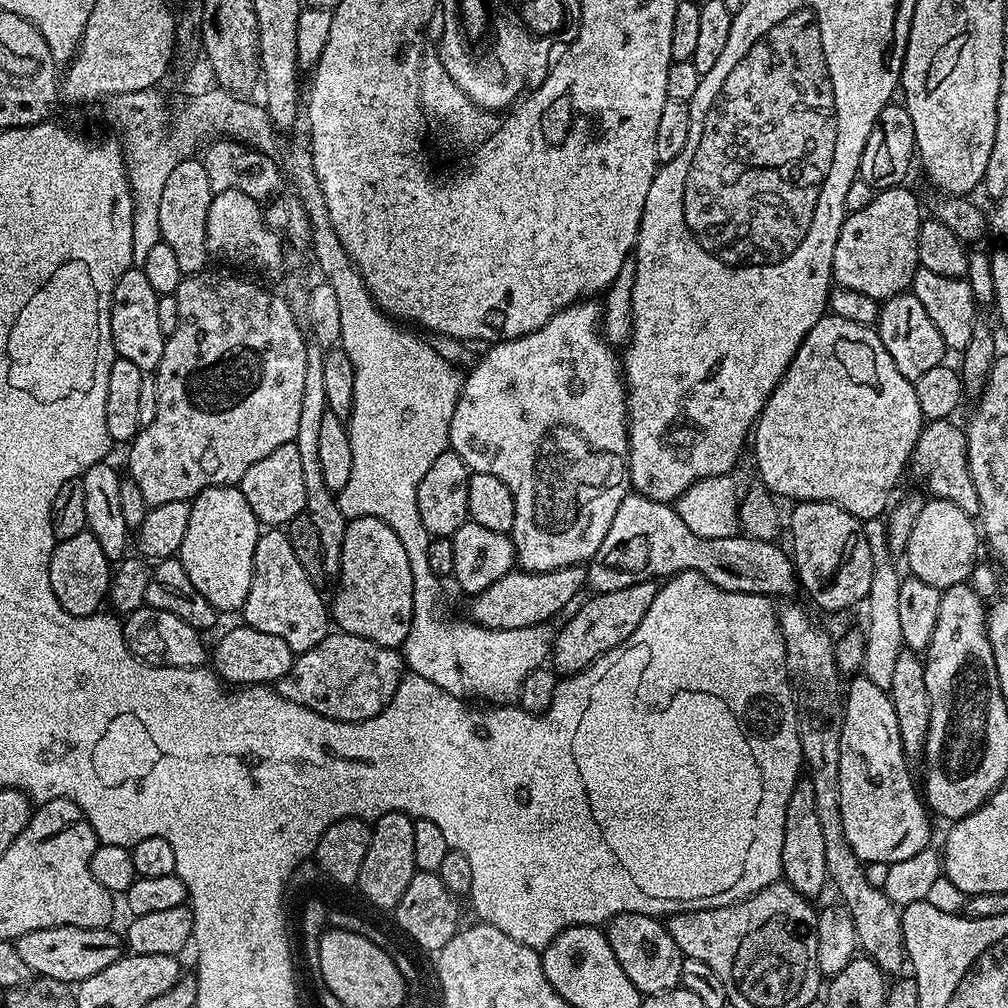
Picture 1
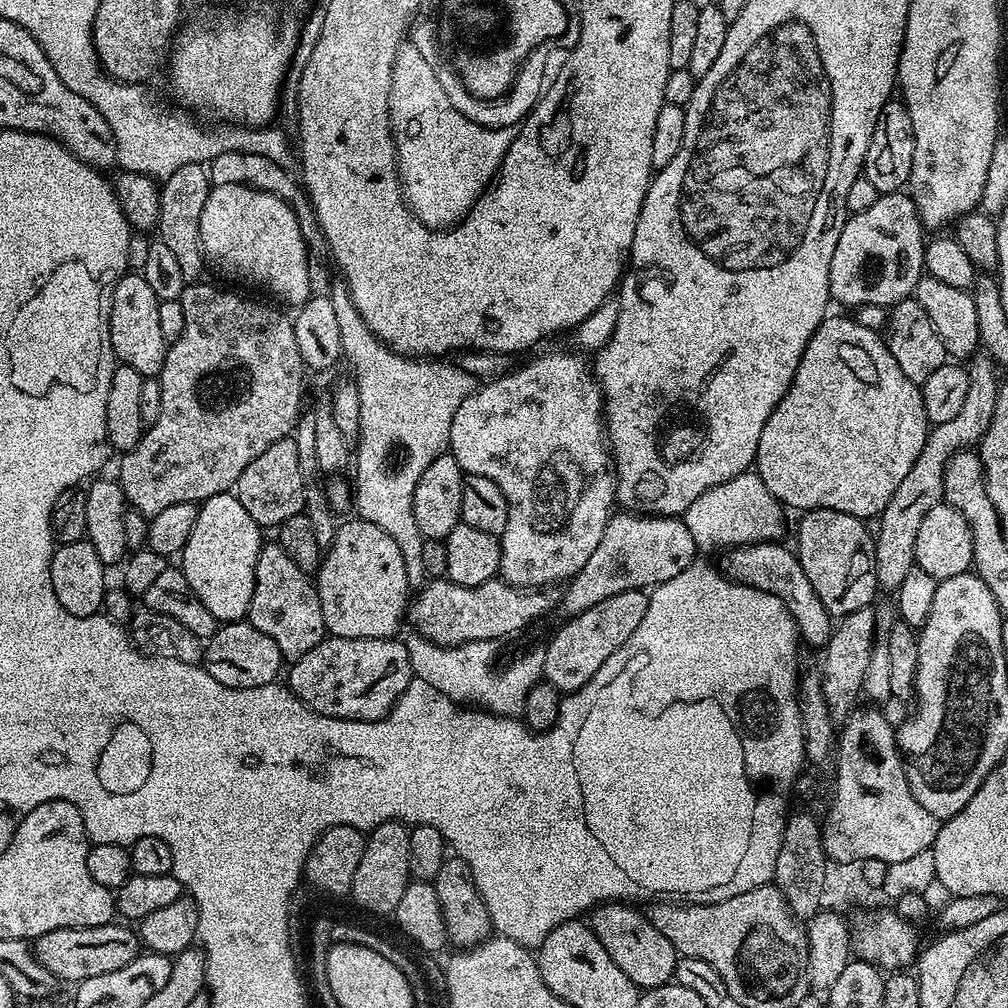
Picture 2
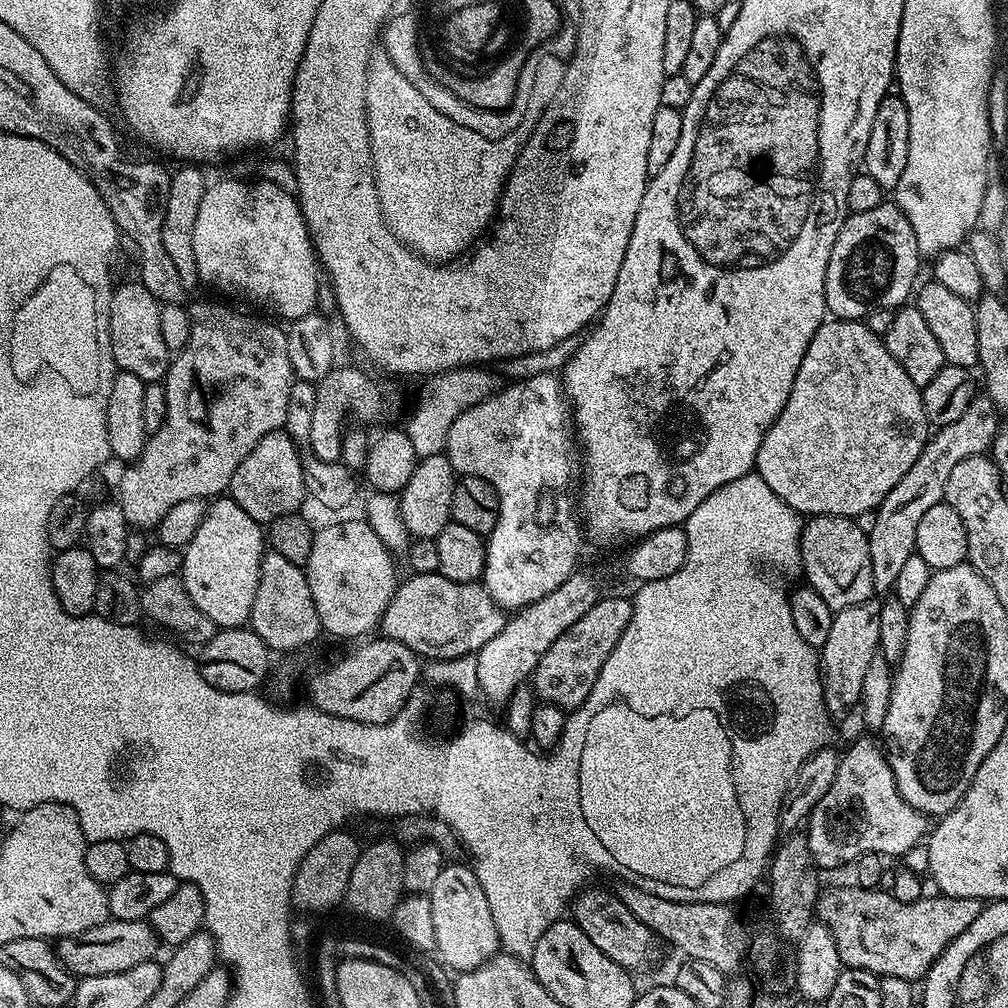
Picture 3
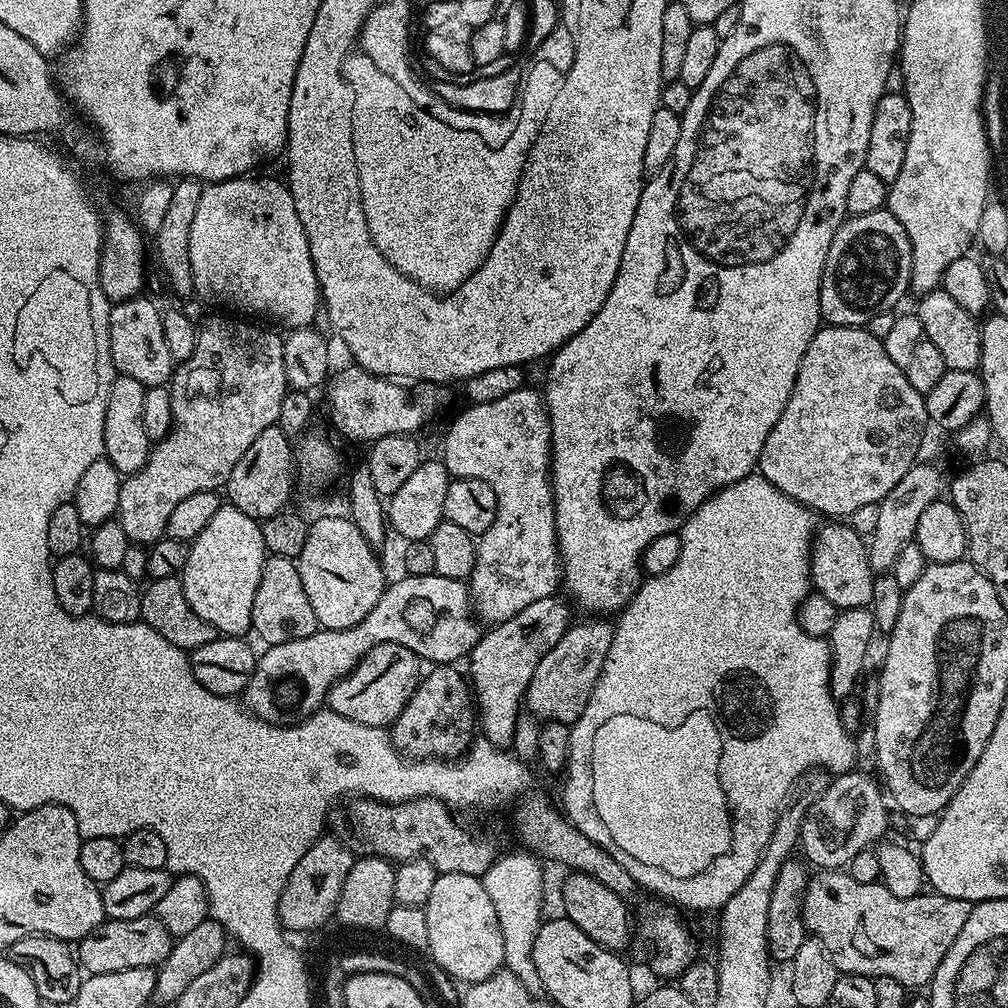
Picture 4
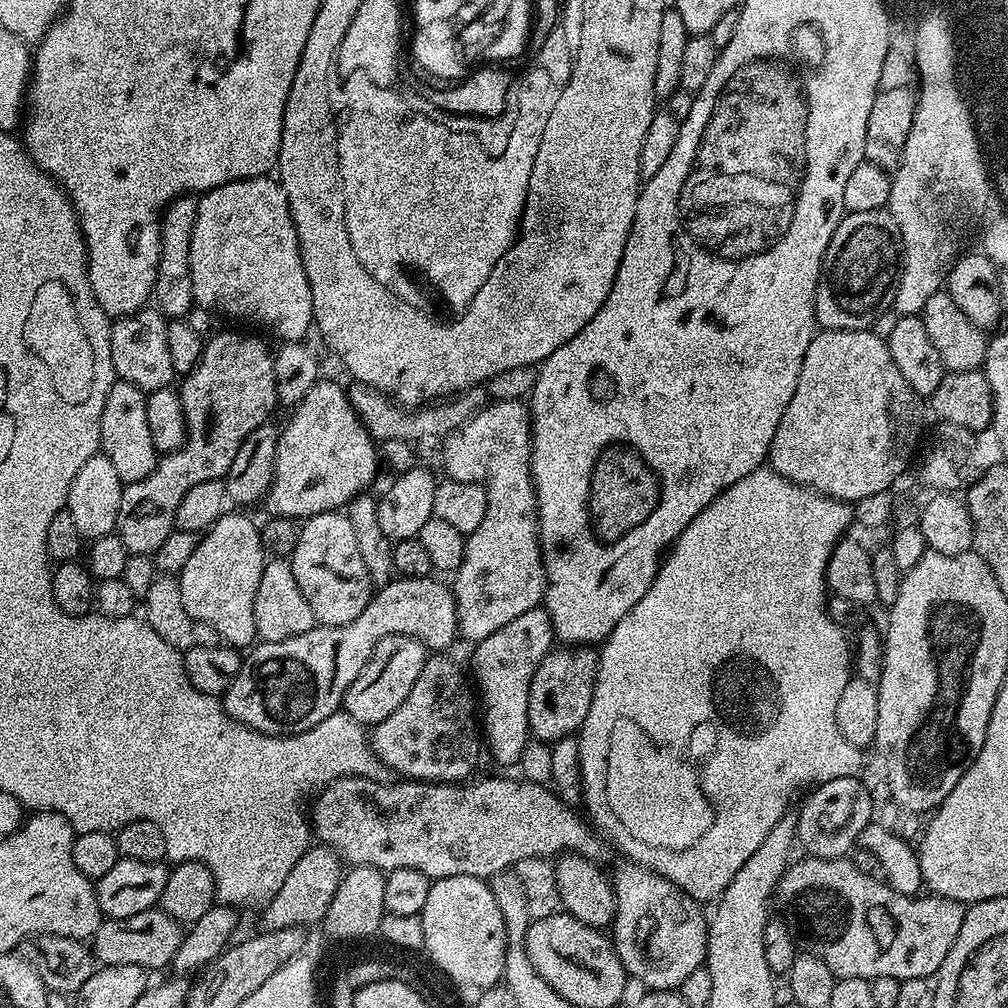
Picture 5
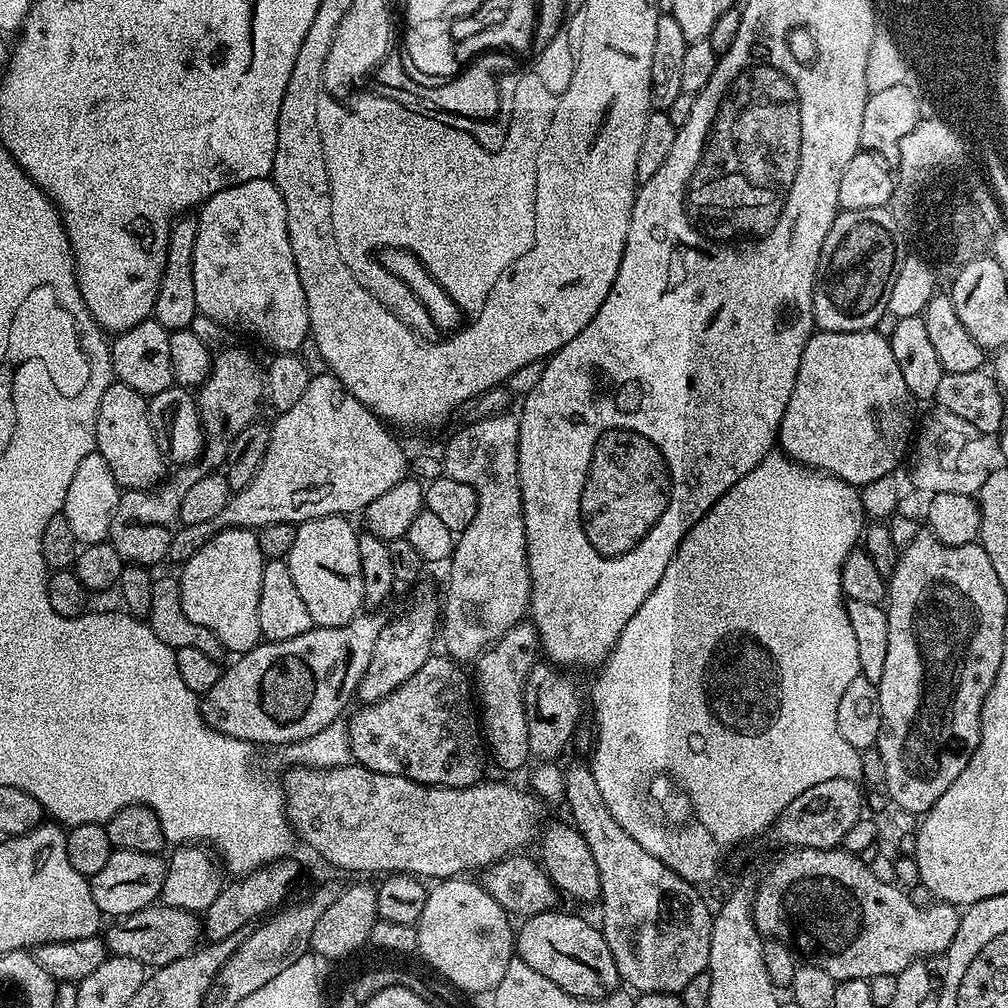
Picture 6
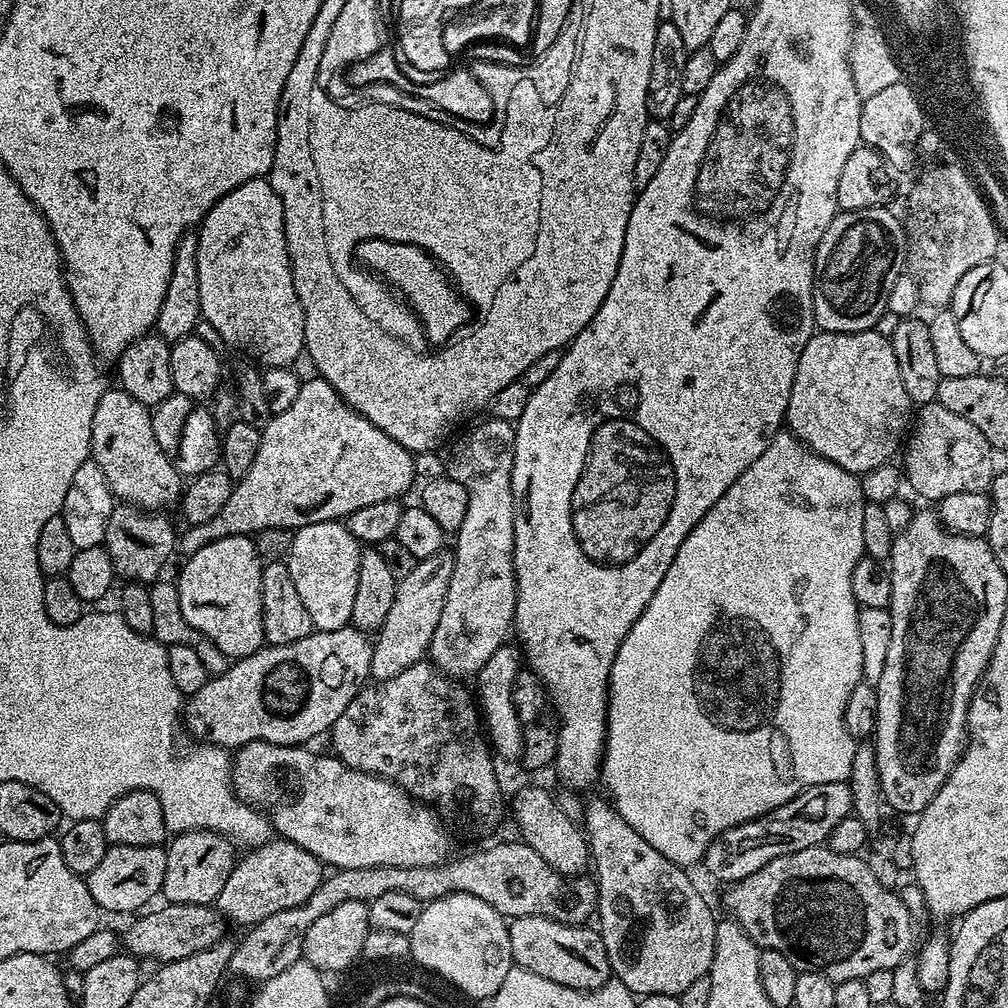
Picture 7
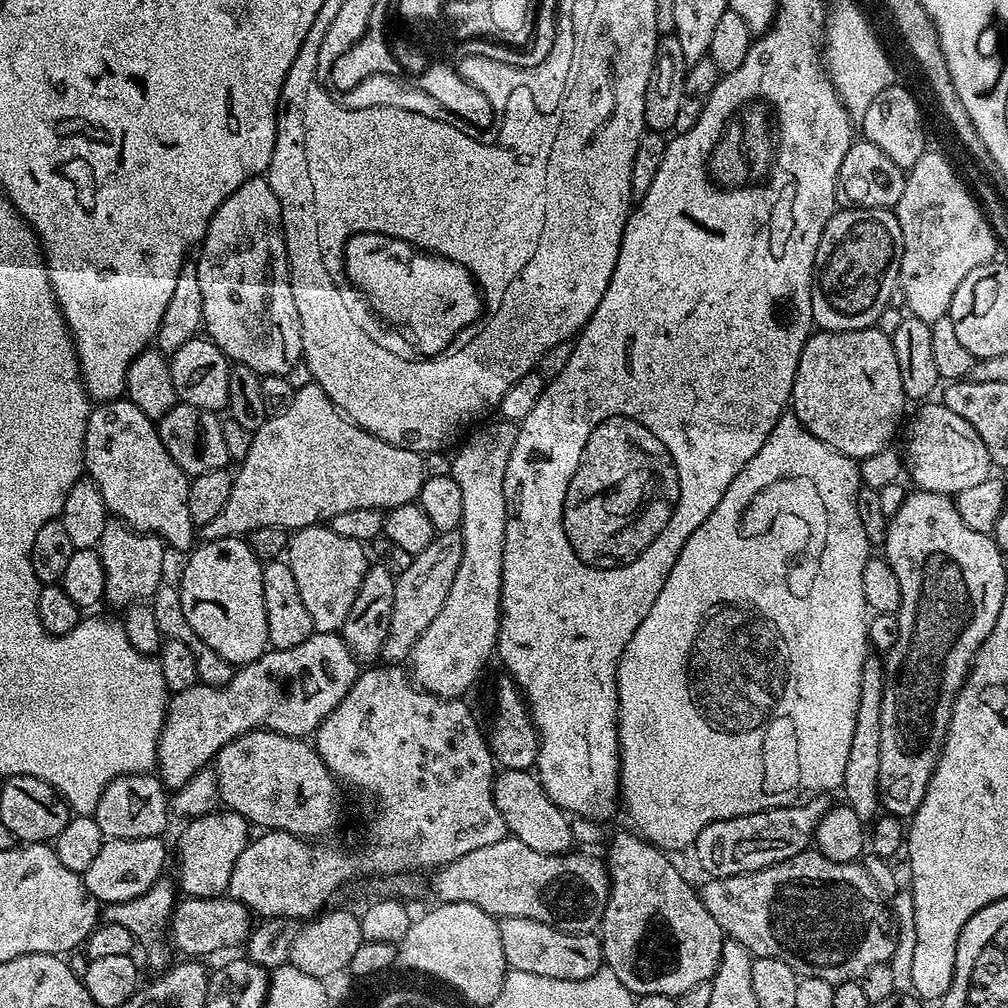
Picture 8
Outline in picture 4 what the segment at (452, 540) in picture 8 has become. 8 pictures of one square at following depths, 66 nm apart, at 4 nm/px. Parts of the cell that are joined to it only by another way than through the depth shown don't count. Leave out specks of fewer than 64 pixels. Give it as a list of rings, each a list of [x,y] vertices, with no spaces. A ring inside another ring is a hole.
[[[379,644],[368,651],[348,675],[332,685],[327,707],[342,714],[342,718],[350,718],[350,722],[387,729],[415,694],[421,672],[421,661],[409,648],[397,644]]]

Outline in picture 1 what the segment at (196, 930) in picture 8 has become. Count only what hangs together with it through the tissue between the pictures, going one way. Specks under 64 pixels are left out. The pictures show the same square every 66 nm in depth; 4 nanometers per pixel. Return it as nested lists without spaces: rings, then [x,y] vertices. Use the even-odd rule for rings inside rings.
[[[50,926],[42,930],[30,930],[30,934],[22,934],[14,943],[18,958],[22,958],[22,962],[26,962],[26,966],[30,966],[37,977],[57,979],[72,986],[98,974],[98,970],[106,970],[106,966],[125,955],[126,944],[121,933],[119,936],[112,931],[111,927]]]

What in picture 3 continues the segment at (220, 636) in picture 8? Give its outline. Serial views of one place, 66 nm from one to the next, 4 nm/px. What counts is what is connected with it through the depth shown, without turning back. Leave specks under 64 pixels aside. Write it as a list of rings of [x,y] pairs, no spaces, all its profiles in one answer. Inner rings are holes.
[[[216,498],[208,504],[208,512],[202,518],[202,526],[198,526],[198,534],[190,538],[190,542],[182,550],[182,579],[186,586],[186,594],[190,594],[190,602],[216,624],[217,629],[243,628],[251,621],[254,594],[258,590],[260,577],[260,560],[266,551],[266,532],[260,521],[250,518],[242,506],[238,506],[231,498]]]

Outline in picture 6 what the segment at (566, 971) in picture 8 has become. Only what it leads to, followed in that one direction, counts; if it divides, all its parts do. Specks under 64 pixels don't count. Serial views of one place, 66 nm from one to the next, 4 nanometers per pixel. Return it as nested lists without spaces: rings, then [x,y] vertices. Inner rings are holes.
[[[553,910],[534,914],[515,929],[514,952],[519,960],[526,962],[530,970],[550,978],[554,986],[566,990],[566,994],[580,1000],[601,1000],[621,987],[618,966],[614,966],[614,954],[606,946],[603,931],[595,923],[587,924],[580,916]]]

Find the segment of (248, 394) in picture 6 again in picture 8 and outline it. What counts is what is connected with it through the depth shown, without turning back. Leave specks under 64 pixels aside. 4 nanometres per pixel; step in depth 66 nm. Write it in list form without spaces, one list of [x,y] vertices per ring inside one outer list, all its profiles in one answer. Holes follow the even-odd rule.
[[[112,518],[102,531],[98,551],[102,558],[102,570],[106,574],[104,600],[119,610],[127,610],[134,604],[151,601],[153,594],[165,583],[164,552],[166,545],[159,536],[136,532],[127,524]]]

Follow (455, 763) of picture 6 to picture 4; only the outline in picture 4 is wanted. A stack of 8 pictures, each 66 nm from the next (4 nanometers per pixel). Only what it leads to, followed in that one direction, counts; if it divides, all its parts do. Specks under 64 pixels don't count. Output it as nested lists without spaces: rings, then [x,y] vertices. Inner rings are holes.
[[[438,664],[419,677],[415,694],[390,725],[397,752],[409,758],[459,758],[472,747],[478,732],[478,712],[469,681],[460,672],[452,664]]]

